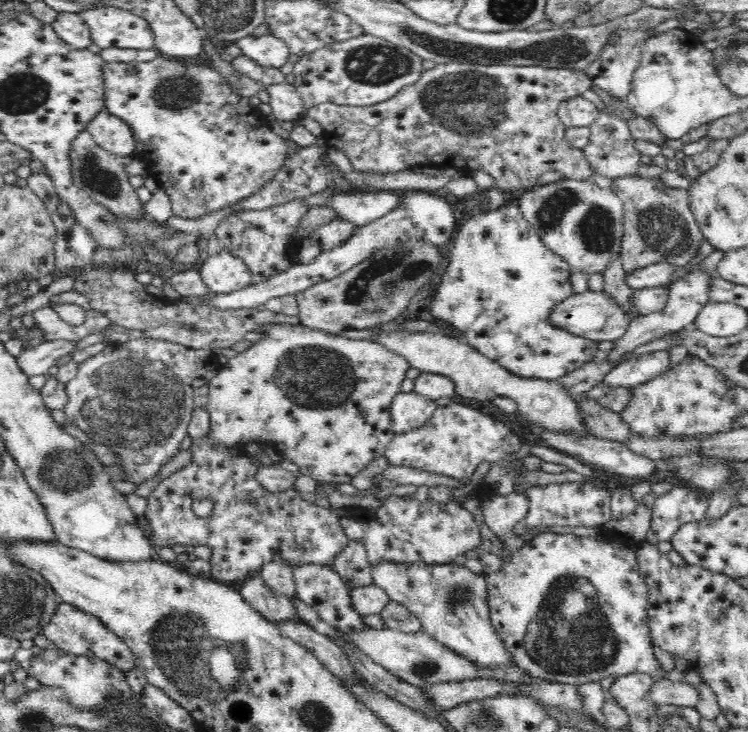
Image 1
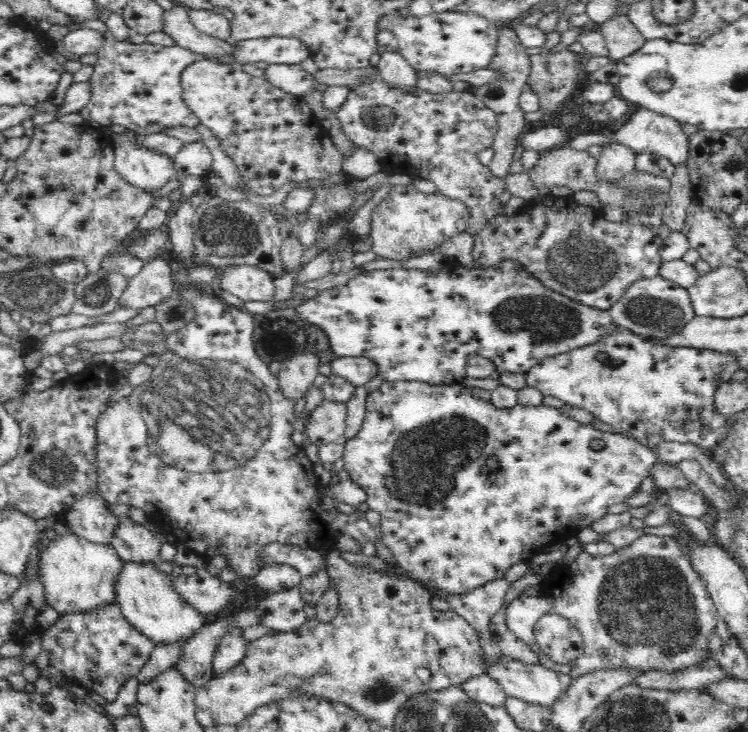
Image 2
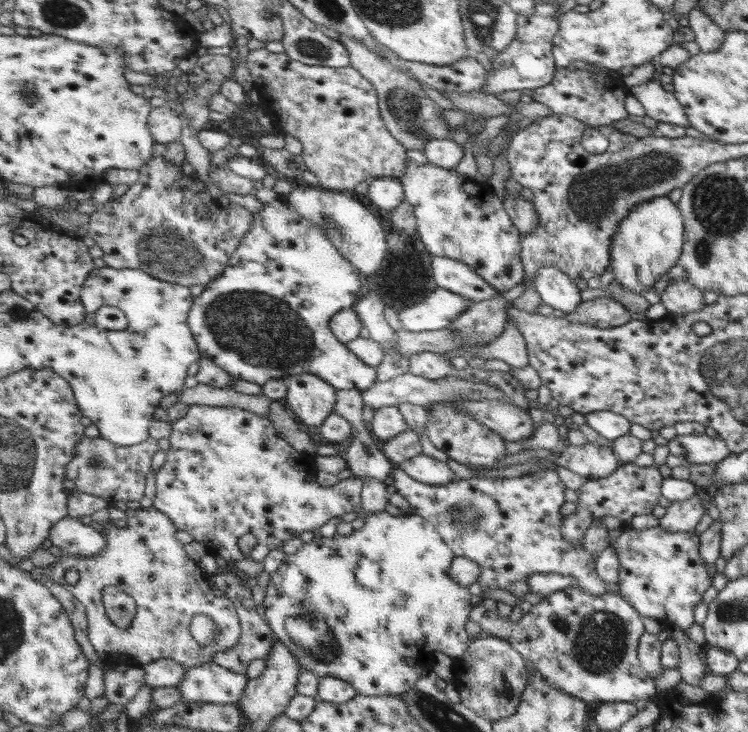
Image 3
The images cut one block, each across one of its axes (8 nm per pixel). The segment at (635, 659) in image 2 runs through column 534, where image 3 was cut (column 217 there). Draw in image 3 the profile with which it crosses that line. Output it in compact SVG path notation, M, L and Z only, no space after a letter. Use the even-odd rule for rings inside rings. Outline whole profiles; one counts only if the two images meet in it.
M154 506L147 509L127 508L125 513L126 527L110 526L107 535L109 544L107 544L106 551L102 555L93 556L90 559L66 556L60 558L51 568L45 568L45 570L33 569L31 571L32 577L39 583L43 583L43 579L53 579L53 581L73 593L86 607L90 641L105 665L144 666L153 663L157 659L173 659L190 669L191 667L213 662L215 654L233 648L240 641L242 624L238 616L238 610L235 609L229 597L215 596L215 592L211 590L211 584L216 582L216 576L203 574L197 563L187 556L183 544L177 540L178 528L170 519L170 516L167 516L167 513L161 512ZM69 570L73 570L78 574L78 580L75 584L67 582L67 572ZM107 586L115 586L127 592L129 596L133 596L136 600L138 616L131 626L119 628L119 626L111 623L102 602L103 589ZM197 614L213 618L215 624L220 627L219 639L216 639L212 644L208 644L208 646L200 646L194 640L194 636L190 631L193 618Z

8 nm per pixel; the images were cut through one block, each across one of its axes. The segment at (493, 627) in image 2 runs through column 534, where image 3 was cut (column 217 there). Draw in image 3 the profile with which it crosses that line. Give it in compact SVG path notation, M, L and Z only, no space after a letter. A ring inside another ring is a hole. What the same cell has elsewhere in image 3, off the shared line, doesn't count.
M234 570L230 573L218 574L216 582L221 591L225 592L225 596L229 597L238 610L238 616L242 624L242 635L240 641L233 647L228 648L225 652L215 654L214 661L225 668L231 669L233 672L239 672L248 677L249 665L255 659L266 659L272 653L273 645L278 640L277 635L272 631L271 626L266 622L265 616L261 616L256 610L255 600L253 600L253 590L243 586L240 574Z

